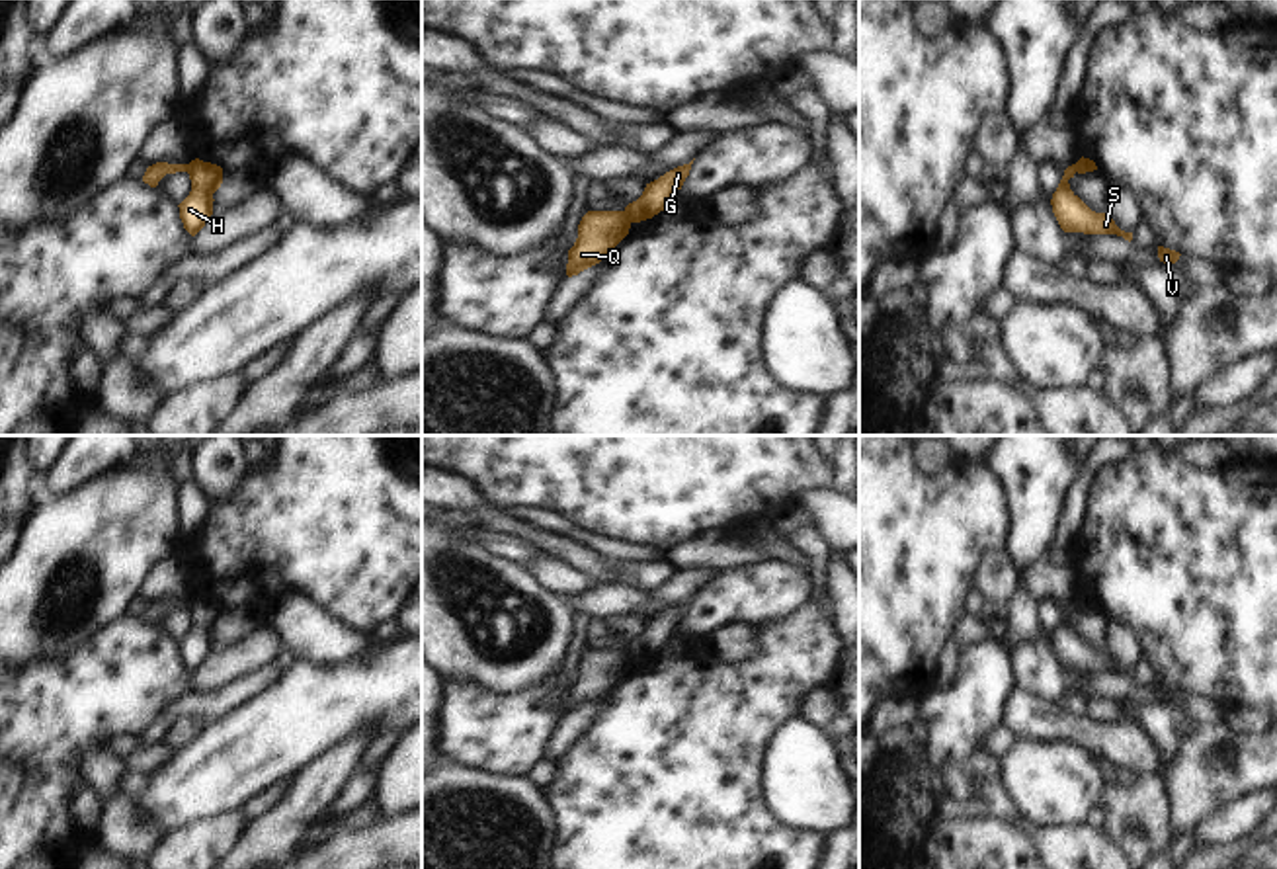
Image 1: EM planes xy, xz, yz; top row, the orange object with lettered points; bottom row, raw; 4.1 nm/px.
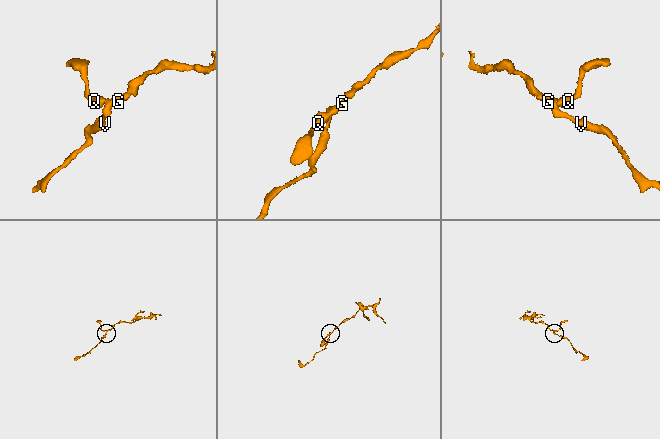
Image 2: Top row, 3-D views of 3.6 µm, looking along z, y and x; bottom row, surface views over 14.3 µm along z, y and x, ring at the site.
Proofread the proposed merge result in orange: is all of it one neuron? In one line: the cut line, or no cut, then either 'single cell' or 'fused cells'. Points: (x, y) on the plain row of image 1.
cut in xz along (623, 649), (631, 659); fused cells

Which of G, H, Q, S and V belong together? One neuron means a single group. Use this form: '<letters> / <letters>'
G H S V / Q

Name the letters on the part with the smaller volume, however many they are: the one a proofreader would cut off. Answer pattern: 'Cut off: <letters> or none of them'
Cut off: Q

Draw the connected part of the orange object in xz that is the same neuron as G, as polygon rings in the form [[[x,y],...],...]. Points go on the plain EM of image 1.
[[[693,598],[646,621],[642,633],[625,644],[629,658],[640,660],[670,644],[676,629],[681,627],[685,615],[689,613],[691,601]]]

